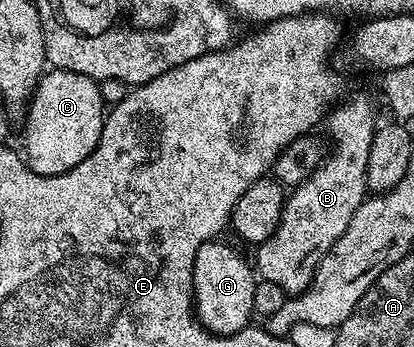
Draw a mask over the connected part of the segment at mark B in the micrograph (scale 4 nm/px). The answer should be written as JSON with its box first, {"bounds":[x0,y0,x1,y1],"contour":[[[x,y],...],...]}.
{"bounds":[256,94,375,296],"contour":[[[365,94],[343,102],[334,105],[323,122],[333,137],[325,161],[310,178],[292,187],[293,195],[284,199],[275,232],[256,247],[256,273],[266,282],[279,284],[289,296],[300,296],[308,288],[323,256],[347,232],[351,216],[355,216],[367,197],[367,152],[371,152],[375,129],[373,106]]]}

